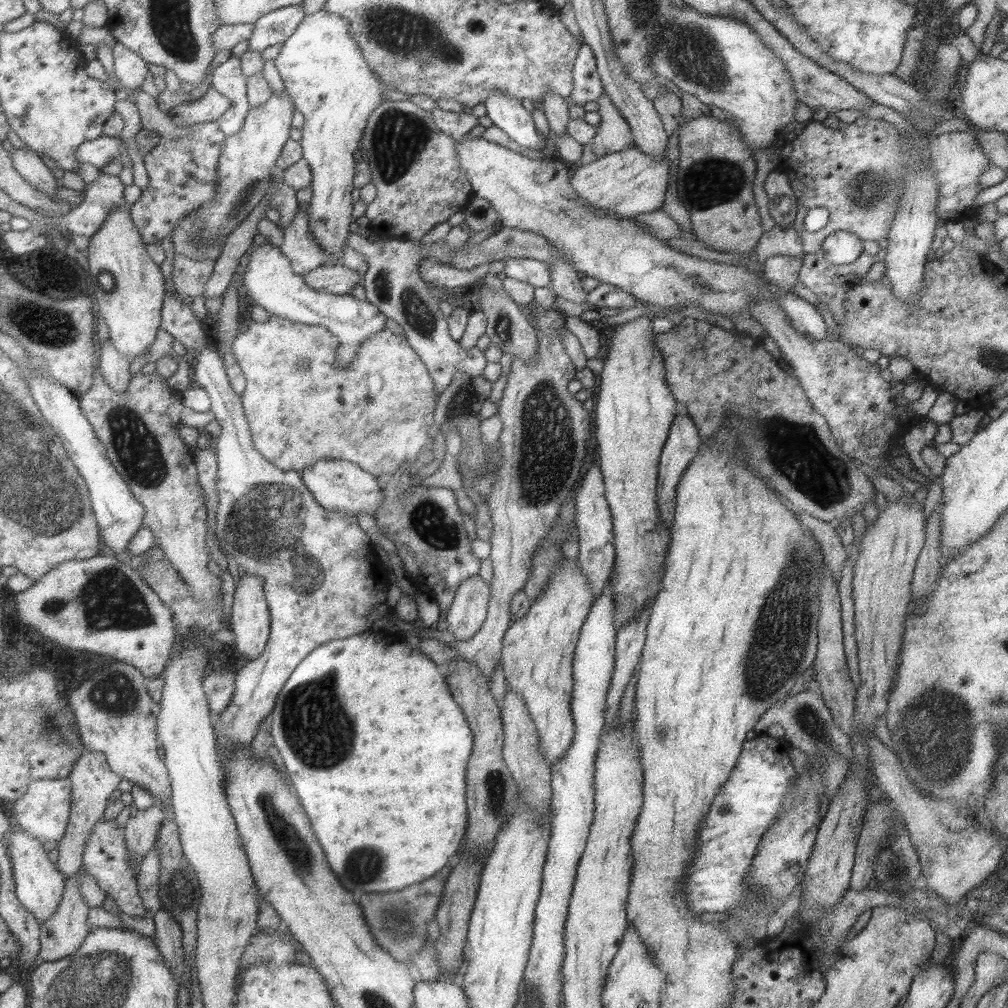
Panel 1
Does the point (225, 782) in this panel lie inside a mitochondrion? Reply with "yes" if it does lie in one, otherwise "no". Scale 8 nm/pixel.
no

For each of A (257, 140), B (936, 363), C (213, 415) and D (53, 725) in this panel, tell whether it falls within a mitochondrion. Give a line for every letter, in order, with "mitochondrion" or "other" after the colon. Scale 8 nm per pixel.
A: other
B: other
C: other
D: mitochondrion

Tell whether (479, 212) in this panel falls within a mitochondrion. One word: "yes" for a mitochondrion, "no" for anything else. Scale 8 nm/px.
no

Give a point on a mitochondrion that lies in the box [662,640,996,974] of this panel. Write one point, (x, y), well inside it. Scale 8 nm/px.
(937, 708)

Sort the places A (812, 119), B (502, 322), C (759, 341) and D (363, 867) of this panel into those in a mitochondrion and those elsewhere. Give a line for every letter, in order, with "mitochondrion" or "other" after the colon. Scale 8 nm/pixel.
A: other
B: mitochondrion
C: other
D: mitochondrion

